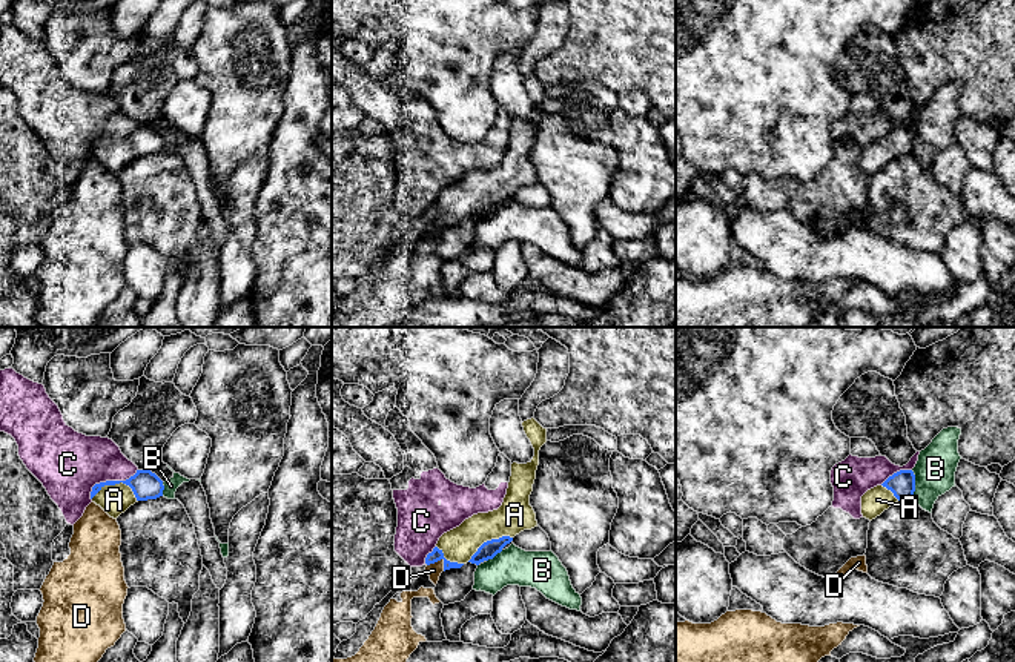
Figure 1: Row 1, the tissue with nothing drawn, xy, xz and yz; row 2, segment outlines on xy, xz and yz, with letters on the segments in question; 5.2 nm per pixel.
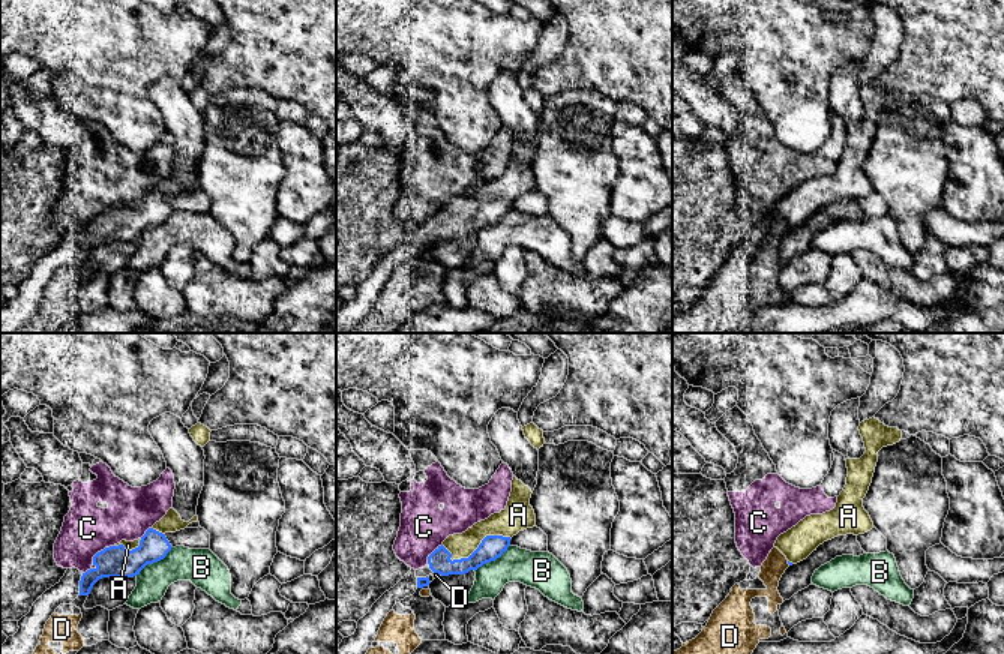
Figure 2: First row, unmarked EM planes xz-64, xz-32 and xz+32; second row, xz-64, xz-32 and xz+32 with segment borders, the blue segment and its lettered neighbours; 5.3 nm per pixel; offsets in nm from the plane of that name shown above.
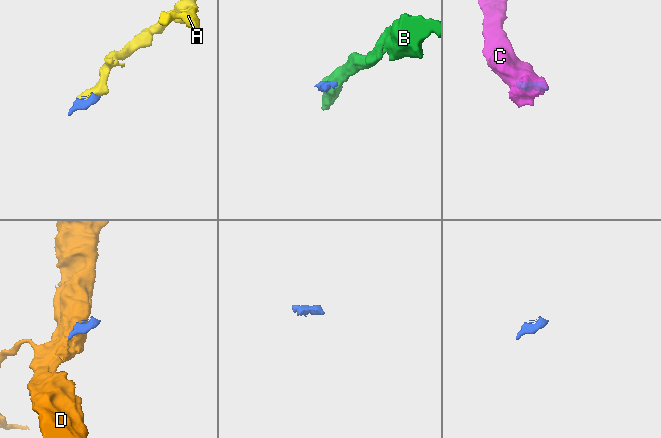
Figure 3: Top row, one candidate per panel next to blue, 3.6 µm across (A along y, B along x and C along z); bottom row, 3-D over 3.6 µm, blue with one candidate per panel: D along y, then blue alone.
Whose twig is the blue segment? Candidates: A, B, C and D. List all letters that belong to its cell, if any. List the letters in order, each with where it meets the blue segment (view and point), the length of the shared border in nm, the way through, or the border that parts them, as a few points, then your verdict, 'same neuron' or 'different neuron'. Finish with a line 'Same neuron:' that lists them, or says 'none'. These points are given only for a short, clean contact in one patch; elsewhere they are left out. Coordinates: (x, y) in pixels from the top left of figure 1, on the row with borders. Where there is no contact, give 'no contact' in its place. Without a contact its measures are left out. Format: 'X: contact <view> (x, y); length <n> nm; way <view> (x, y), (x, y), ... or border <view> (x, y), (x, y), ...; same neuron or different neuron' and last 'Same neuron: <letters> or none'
A: contact xy (117, 483); length 240 nm; way xy (145, 484), (117, 483), (114, 499); same neuron
B: contact yz (914, 483); length 140 nm; border yz (911, 470), (914, 475), (914, 495); different neuron
C: contact xy (109, 481); length 300 nm; different neuron
D: contact xz (435, 561); length 100 nm; border xz (444, 559), (427, 566); different neuron
Same neuron: A

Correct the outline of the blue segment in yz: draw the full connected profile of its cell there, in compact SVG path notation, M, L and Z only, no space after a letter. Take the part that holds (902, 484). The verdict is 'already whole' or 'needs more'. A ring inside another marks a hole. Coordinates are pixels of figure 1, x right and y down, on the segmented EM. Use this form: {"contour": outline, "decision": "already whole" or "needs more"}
{"contour": "M900 470L889 476L881 485L868 490L861 496L861 515L872 521L895 502L912 498L915 492L915 475L912 470Z", "decision": "needs more"}

